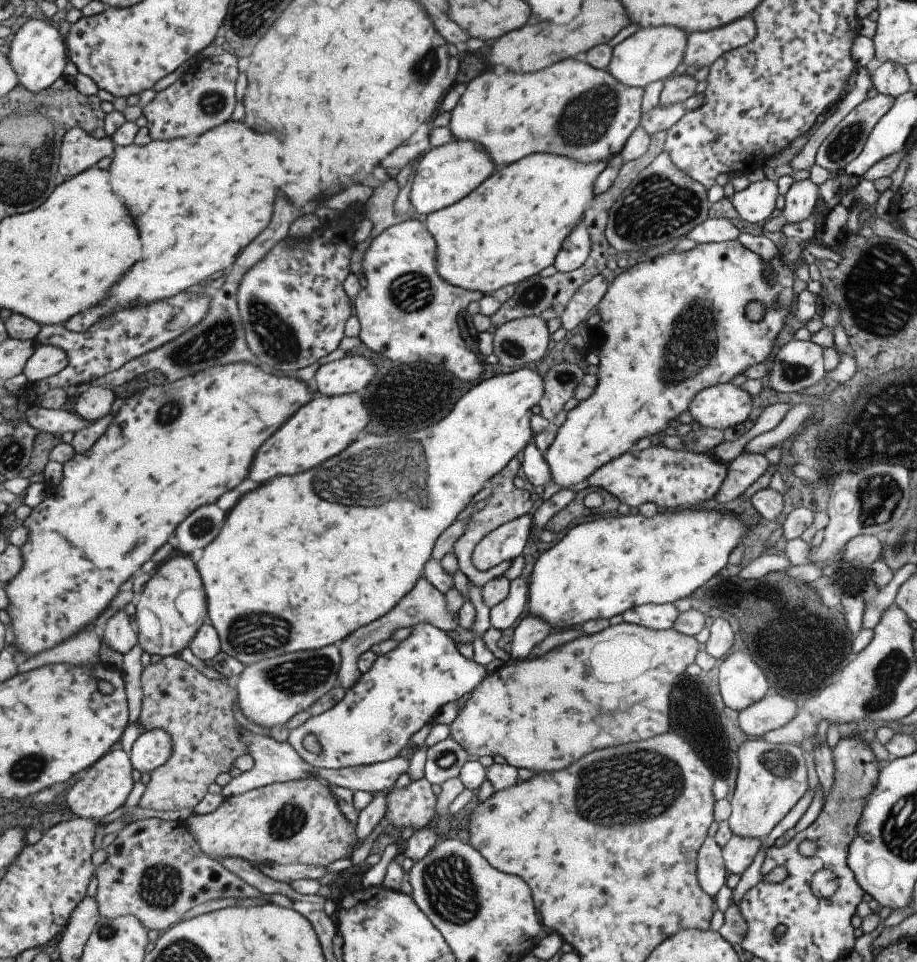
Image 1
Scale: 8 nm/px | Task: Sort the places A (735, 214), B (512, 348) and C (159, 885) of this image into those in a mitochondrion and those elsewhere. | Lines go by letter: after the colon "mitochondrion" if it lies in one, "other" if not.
A: other
B: mitochondrion
C: mitochondrion

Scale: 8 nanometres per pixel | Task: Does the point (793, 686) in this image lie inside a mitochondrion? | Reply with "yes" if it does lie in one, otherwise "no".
no

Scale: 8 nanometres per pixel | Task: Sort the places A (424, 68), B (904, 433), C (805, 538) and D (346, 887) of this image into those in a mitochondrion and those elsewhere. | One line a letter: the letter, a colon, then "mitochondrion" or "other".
A: mitochondrion
B: mitochondrion
C: other
D: other

